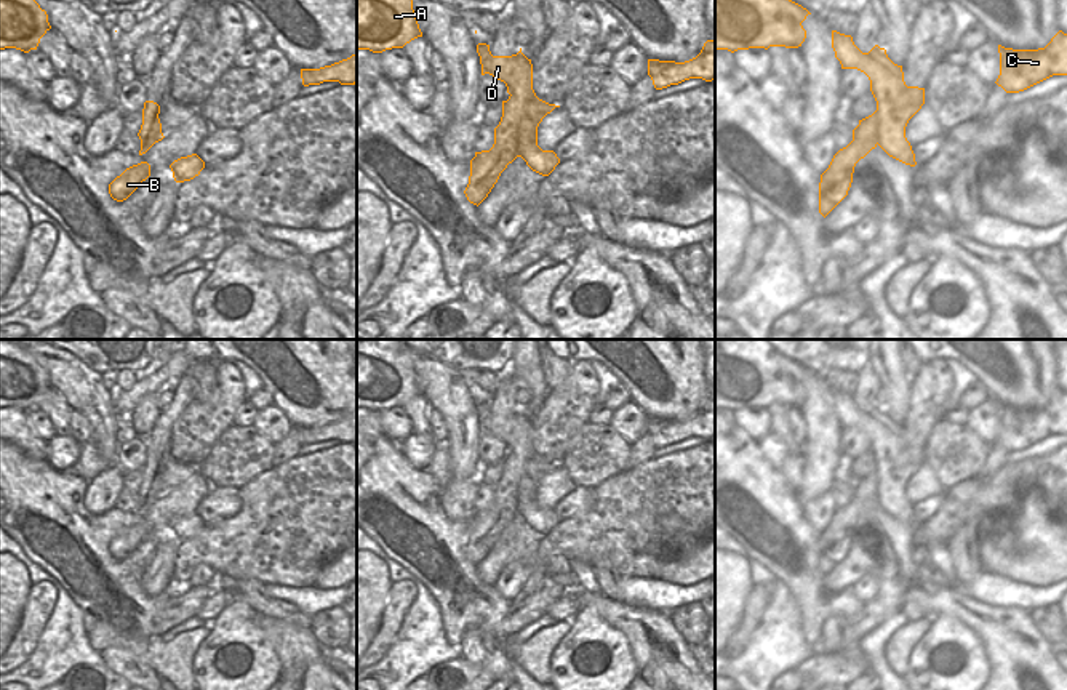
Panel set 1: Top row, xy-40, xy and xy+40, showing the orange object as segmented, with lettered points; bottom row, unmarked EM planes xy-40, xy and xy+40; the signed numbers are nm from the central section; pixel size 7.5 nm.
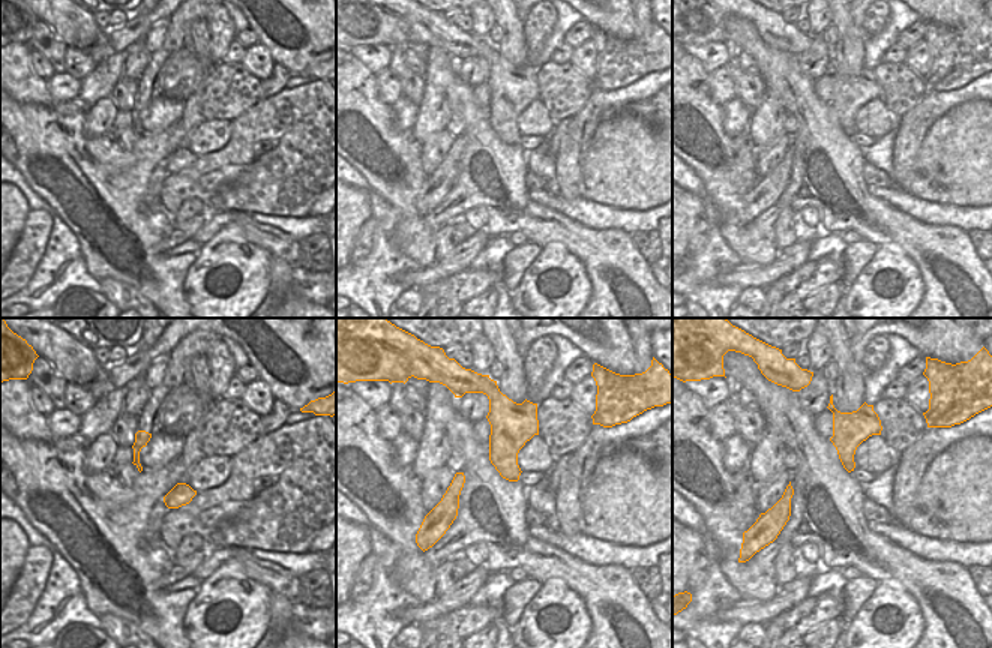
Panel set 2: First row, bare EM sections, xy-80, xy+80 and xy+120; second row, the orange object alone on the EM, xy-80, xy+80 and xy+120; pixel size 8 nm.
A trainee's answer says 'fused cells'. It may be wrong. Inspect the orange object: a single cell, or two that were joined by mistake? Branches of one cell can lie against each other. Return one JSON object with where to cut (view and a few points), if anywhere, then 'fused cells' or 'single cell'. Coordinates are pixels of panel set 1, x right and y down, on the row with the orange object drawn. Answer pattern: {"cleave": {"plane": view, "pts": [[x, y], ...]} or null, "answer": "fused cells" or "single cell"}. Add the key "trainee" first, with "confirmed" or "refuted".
{"trainee": "confirmed", "cleave": {"plane": "xy", "pts": [[511, 93], [525, 106], [520, 124], [519, 156]]}, "answer": "fused cells"}

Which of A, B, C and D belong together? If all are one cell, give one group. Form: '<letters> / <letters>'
A C D / B

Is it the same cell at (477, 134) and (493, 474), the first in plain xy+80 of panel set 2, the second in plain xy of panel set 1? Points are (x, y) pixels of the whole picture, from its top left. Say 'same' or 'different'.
different

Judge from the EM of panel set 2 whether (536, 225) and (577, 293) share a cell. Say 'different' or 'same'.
different

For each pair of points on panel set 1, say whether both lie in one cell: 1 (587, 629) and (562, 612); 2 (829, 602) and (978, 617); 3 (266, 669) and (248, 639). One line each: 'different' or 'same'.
1: different
2: different
3: same

